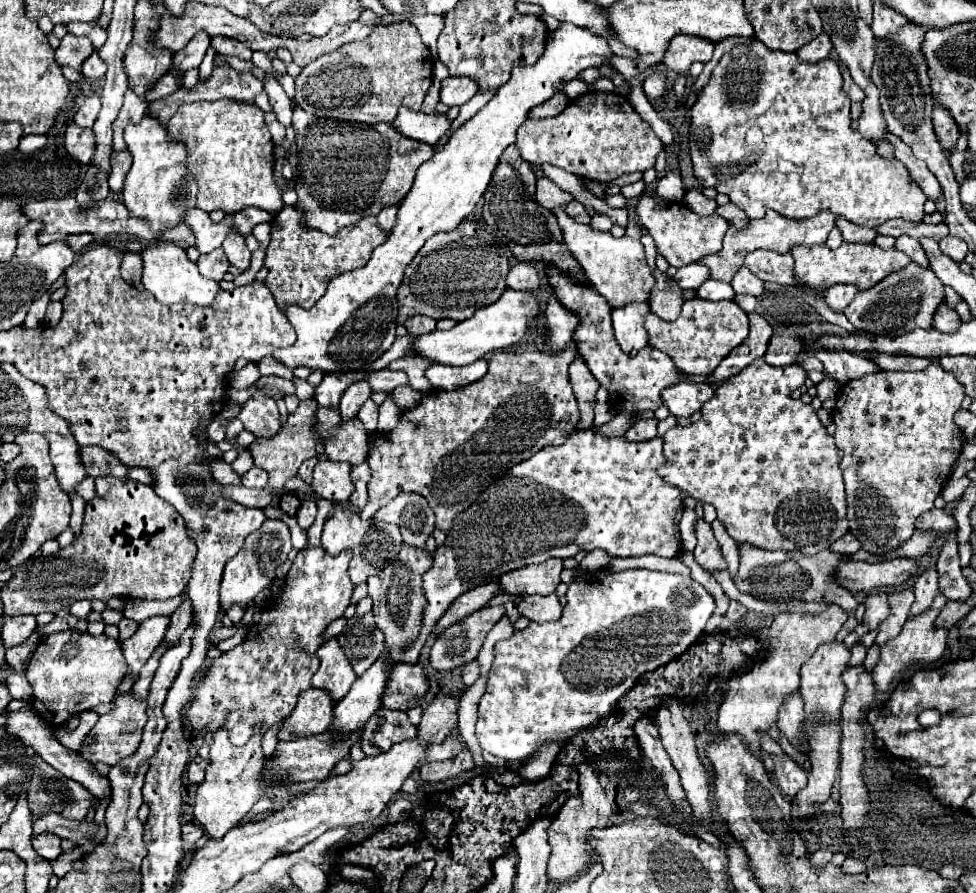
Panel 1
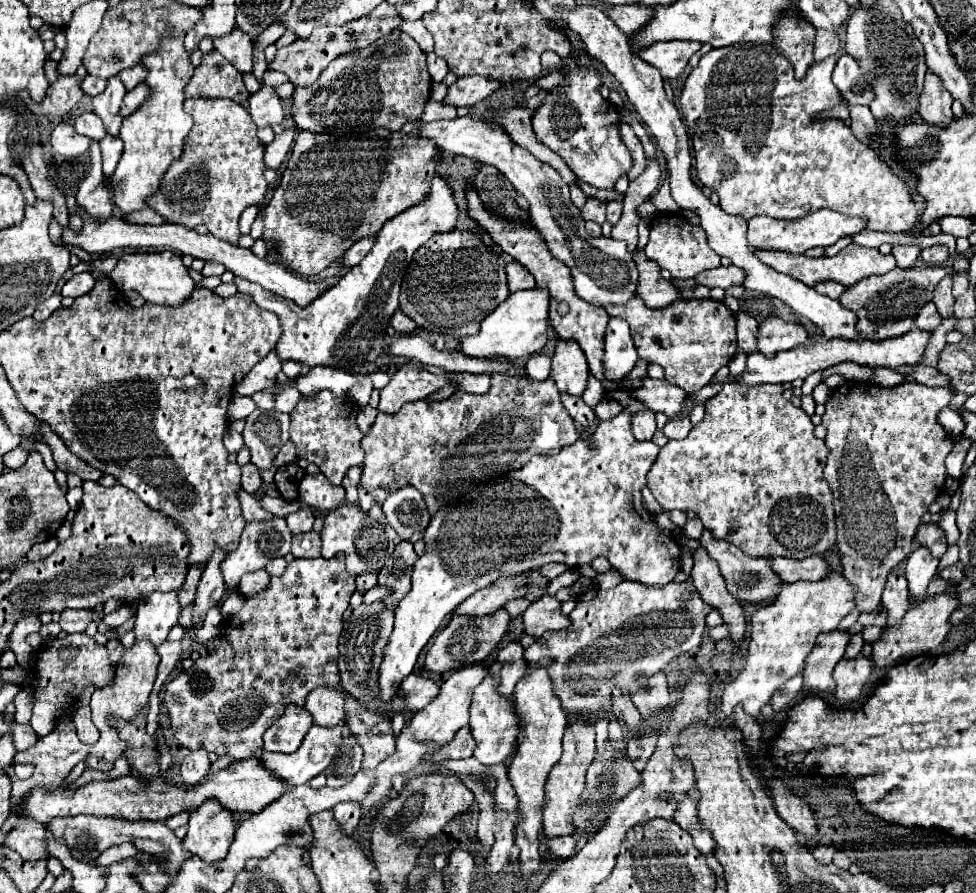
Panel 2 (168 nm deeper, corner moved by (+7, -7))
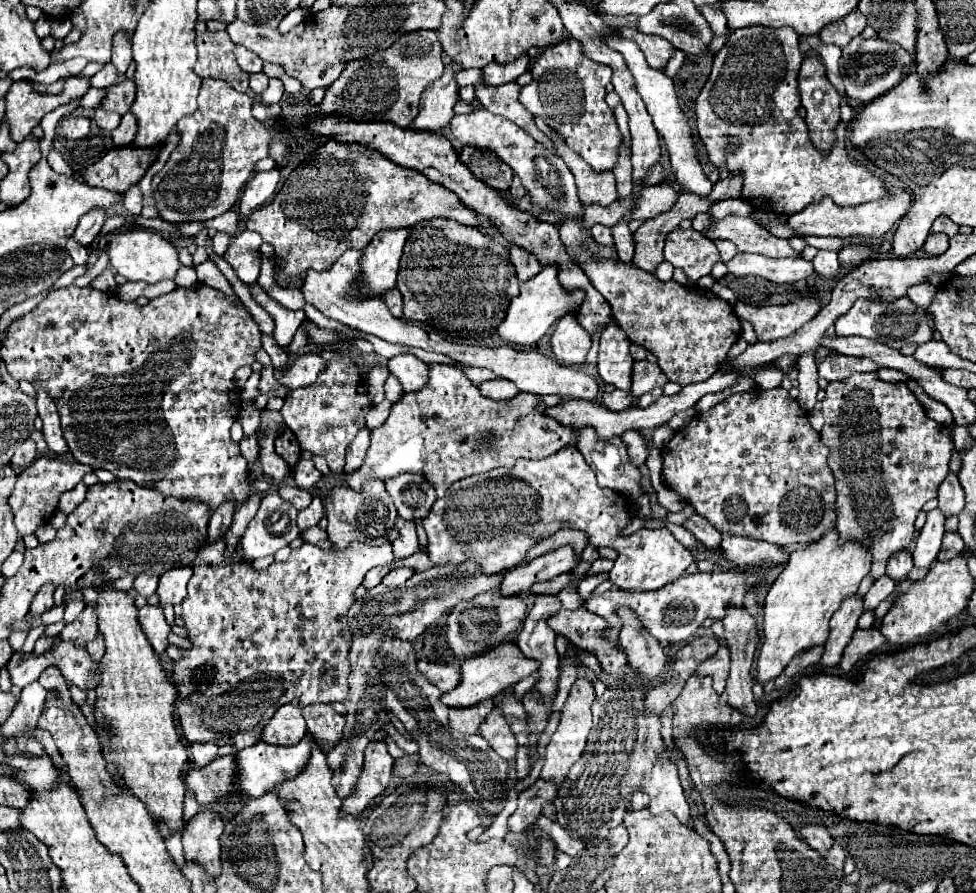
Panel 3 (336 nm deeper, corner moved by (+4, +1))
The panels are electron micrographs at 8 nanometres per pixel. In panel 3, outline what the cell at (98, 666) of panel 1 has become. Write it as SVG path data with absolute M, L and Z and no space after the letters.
M89 604L79 614L79 618L75 618L75 622L69 622L61 632L63 640L73 640L79 646L85 646L95 636L97 636L97 614L95 614L93 606L89 606Z

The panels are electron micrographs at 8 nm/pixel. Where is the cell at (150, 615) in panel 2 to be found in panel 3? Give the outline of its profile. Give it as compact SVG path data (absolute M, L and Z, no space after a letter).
M185 566L185 568L171 568L167 570L161 580L159 580L159 596L161 602L159 606L165 608L167 604L181 604L183 598L187 598L187 582L193 574L193 568Z

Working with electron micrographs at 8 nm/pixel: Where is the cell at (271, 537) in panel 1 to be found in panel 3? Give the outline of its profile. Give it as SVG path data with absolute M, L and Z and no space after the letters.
M277 492L267 494L241 538L243 560L253 562L261 556L271 556L279 548L291 544L299 534L297 508L283 500Z

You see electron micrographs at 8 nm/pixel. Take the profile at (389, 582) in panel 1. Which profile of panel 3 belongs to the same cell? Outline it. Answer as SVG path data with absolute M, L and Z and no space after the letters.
M403 522L397 526L397 538L393 542L393 554L395 558L407 558L415 552L419 552L419 542L415 534L415 522Z

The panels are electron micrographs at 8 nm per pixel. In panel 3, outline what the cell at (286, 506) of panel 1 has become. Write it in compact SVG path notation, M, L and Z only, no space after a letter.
M287 426L283 428L283 434L275 440L275 450L291 466L295 466L295 462L299 462L299 458L301 458L301 448L295 442L295 434L291 434L291 430L287 430Z

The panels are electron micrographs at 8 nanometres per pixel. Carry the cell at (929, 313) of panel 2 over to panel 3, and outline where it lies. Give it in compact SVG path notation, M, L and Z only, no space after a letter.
M921 282L919 286L911 286L911 290L907 290L907 296L919 306L919 308L927 308L929 302L933 300L937 288L929 282Z

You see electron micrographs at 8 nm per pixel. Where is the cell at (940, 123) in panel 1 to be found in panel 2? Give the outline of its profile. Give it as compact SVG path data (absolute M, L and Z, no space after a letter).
M928 70L926 84L920 96L920 108L918 108L918 114L922 116L922 120L928 122L930 126L950 126L954 120L950 110L952 102L954 98L942 86L942 80Z

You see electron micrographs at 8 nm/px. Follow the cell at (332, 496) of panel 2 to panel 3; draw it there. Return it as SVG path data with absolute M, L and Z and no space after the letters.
M299 460L293 468L293 478L299 488L311 488L321 480L321 472L313 466L311 460Z

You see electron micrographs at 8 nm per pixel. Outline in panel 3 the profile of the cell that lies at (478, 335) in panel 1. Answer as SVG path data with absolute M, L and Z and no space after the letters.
M549 264L535 278L531 278L531 280L521 284L521 294L511 300L507 318L497 328L497 336L499 338L503 338L509 344L515 342L519 346L535 344L559 318L563 318L567 312L575 312L581 306L581 302L585 298L583 290L573 290L573 292L565 290L561 286L557 274L559 274L559 268Z

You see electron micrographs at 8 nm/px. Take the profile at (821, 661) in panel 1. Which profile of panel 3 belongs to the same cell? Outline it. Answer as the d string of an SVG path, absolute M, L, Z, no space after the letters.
M859 594L847 596L843 600L843 606L831 616L831 632L825 642L825 654L821 658L821 664L825 668L833 668L839 664L841 654L849 640L853 638L853 632L857 630L857 620L863 614L863 598Z

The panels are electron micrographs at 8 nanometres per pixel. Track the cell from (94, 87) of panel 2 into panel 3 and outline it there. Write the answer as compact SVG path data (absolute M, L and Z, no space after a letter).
M109 62L109 64L105 64L105 68L101 72L97 72L91 78L91 86L95 86L95 88L107 88L107 86L123 82L123 80L125 80L125 76L119 76L115 66L111 66L111 62Z

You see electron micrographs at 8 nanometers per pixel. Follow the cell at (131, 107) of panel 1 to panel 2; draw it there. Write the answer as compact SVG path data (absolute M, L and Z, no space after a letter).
M114 76L114 78L108 80L106 90L92 98L94 112L102 118L104 128L108 130L110 136L118 136L120 126L124 122L124 116L120 114L120 106L122 106L124 94L126 94L124 84L118 80L118 76Z

